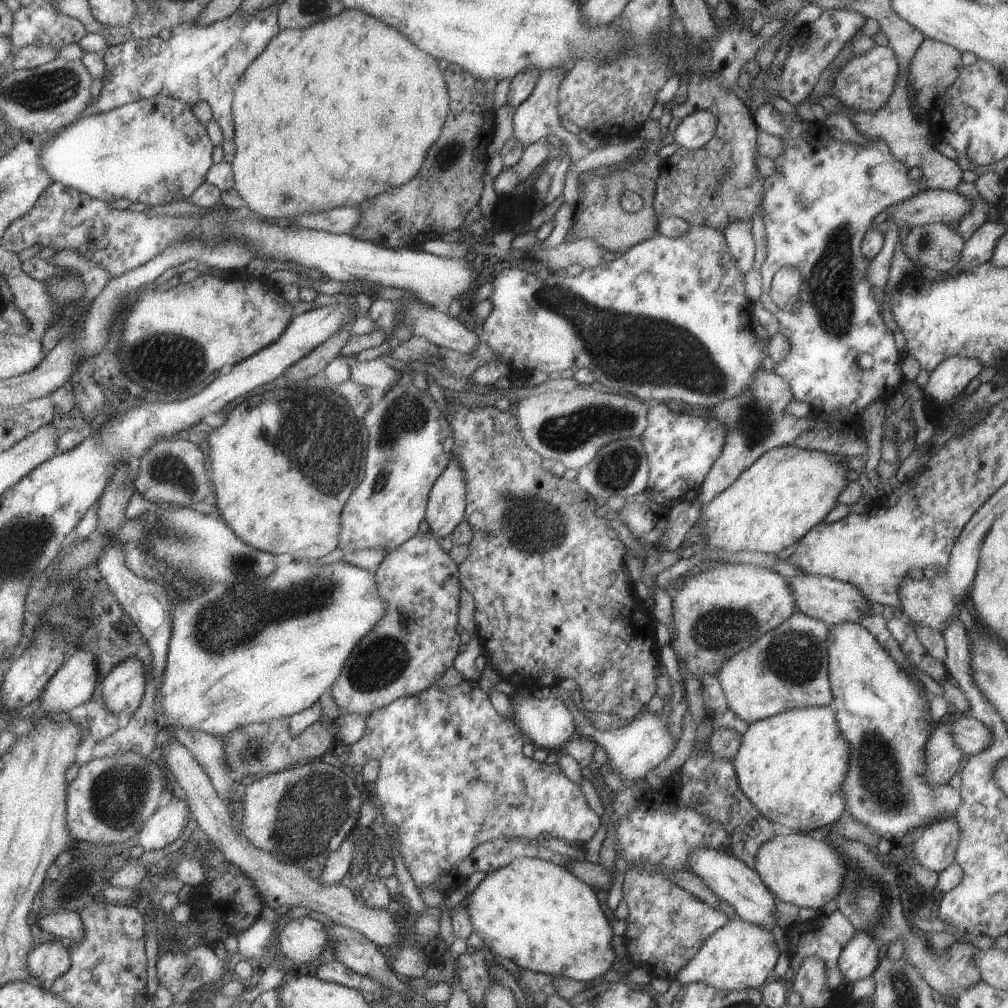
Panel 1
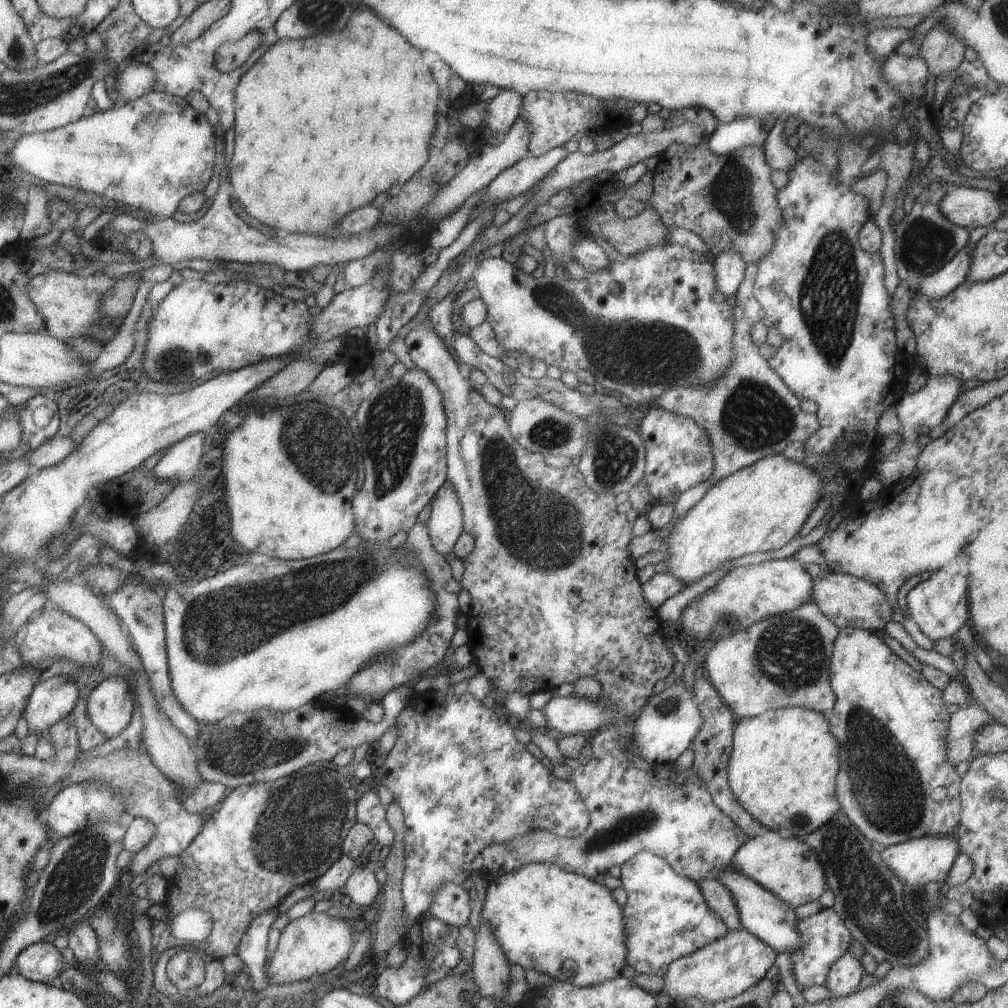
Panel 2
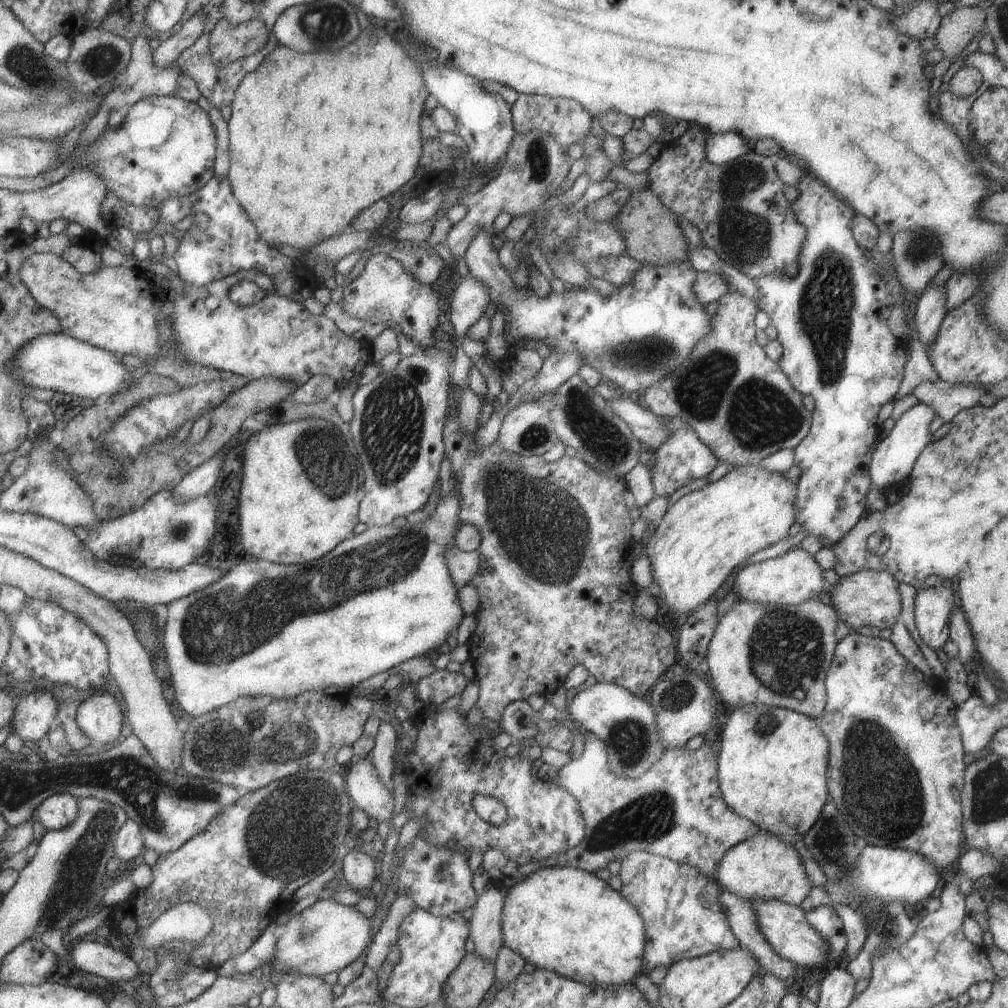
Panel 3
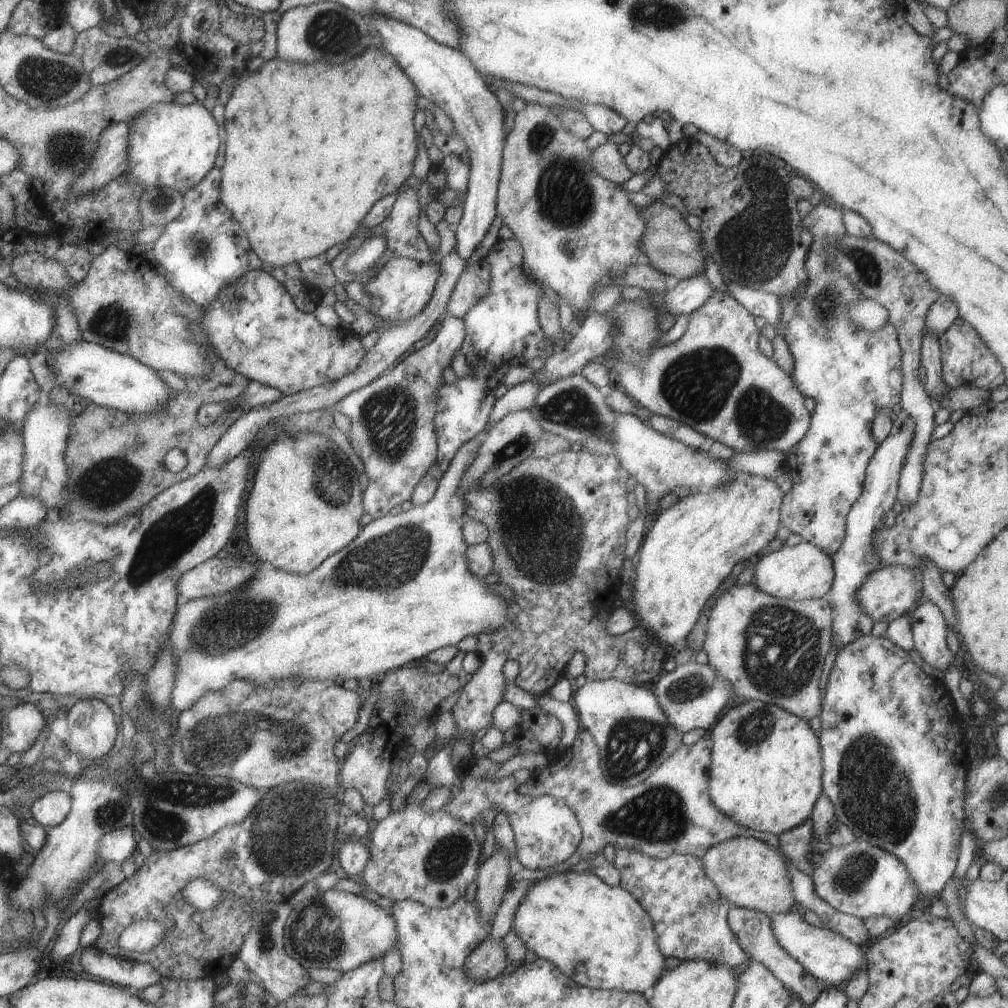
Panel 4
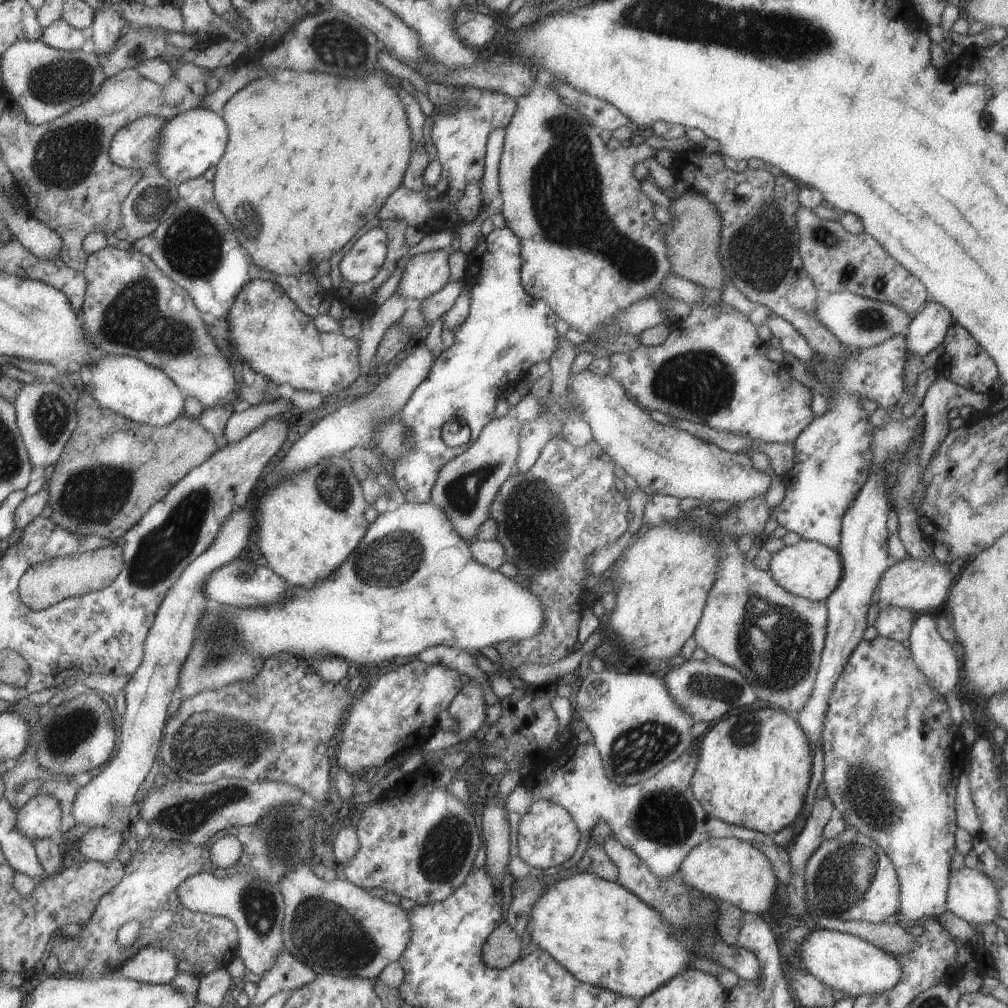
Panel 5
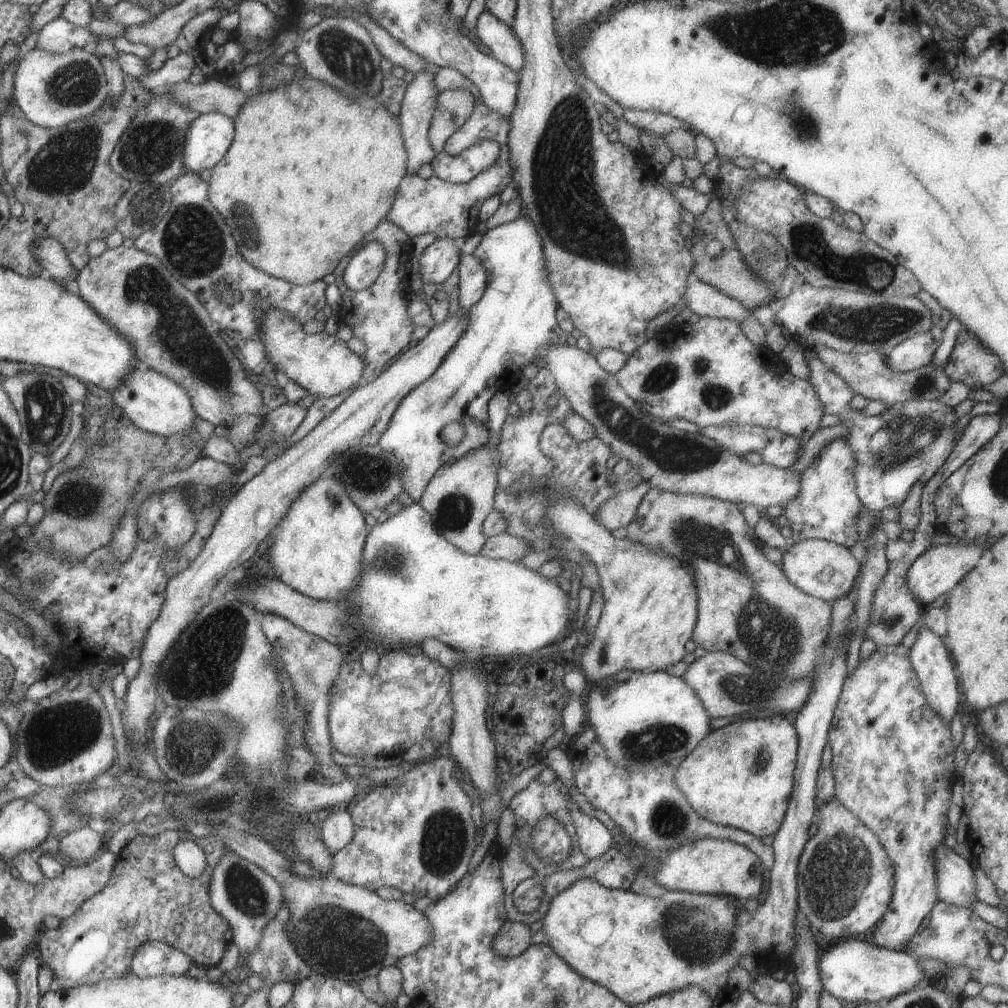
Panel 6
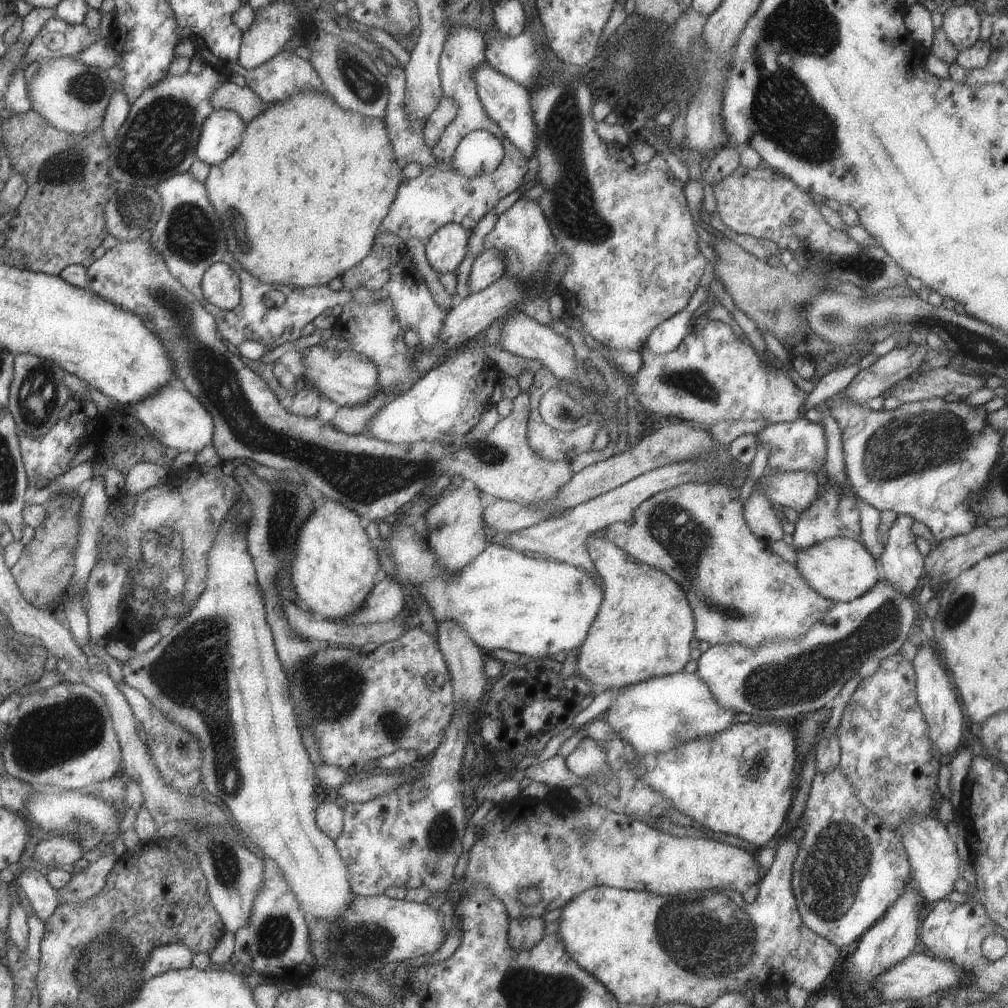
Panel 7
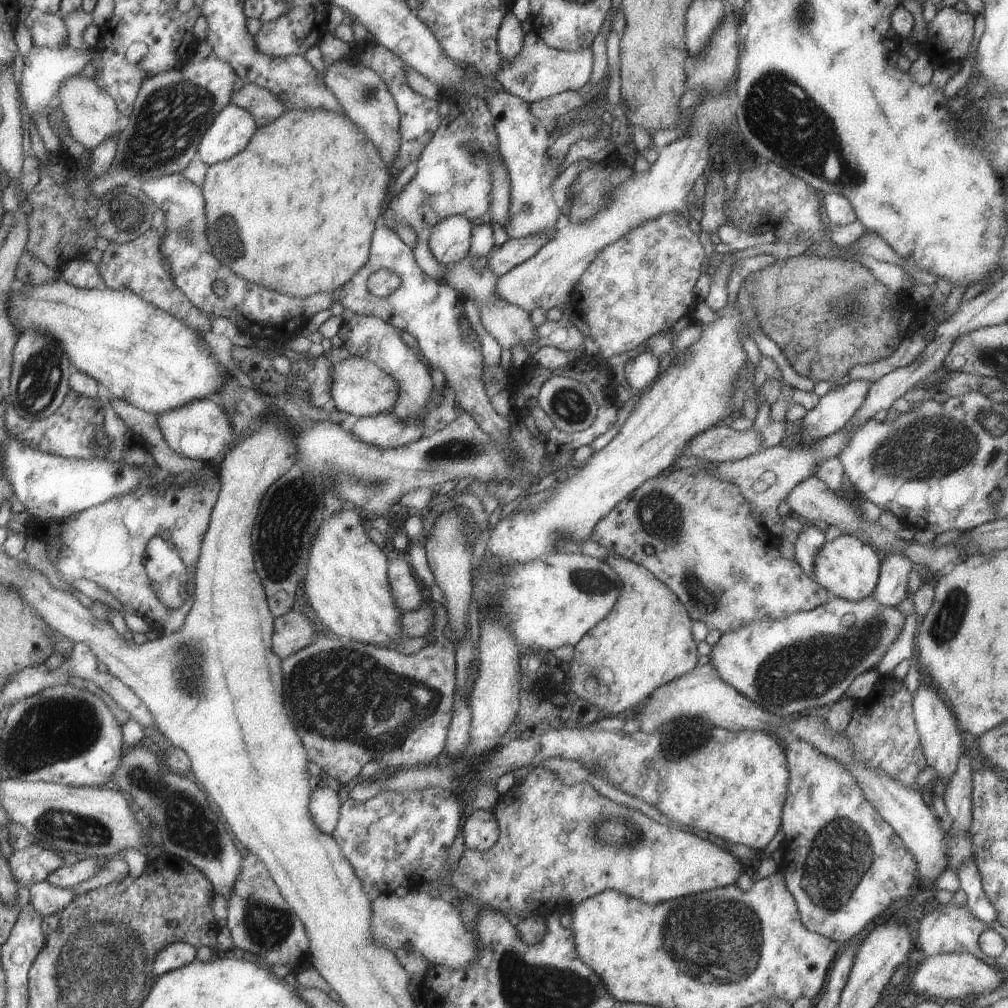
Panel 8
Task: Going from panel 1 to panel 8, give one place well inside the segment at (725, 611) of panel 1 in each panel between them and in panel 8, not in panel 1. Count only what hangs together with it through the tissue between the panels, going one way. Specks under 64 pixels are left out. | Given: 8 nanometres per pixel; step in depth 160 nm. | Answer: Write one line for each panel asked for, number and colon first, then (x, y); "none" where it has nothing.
2: (745, 595)
3: (793, 578)
4: (799, 572)
5: (808, 569)
6: (824, 570)
7: (839, 569)
8: (846, 567)

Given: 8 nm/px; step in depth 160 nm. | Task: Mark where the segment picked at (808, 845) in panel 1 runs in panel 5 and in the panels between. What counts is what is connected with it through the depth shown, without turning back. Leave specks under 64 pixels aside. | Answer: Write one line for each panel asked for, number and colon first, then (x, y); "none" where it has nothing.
2: (783, 864)
3: (763, 867)
4: (748, 873)
5: (736, 871)

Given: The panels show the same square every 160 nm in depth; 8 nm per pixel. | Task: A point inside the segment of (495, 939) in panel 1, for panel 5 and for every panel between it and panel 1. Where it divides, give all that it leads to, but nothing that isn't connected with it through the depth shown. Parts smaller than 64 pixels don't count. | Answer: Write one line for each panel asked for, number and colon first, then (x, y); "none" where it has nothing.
2: (564, 925)
3: (565, 920)
4: (599, 936)
5: (603, 935)

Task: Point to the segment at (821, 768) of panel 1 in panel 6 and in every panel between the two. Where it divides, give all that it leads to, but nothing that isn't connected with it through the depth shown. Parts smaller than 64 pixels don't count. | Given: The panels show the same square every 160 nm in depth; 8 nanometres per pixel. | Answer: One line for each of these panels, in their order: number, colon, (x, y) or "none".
2: (782, 769)
3: (771, 764)
4: (765, 768)
5: (754, 765)
6: (741, 775)

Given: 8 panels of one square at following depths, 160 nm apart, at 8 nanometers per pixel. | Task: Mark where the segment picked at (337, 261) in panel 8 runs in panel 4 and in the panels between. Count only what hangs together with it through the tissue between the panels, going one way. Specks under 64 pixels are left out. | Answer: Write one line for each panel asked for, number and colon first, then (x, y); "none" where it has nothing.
4: (309, 148)
5: (309, 159)
6: (318, 169)
7: (301, 198)

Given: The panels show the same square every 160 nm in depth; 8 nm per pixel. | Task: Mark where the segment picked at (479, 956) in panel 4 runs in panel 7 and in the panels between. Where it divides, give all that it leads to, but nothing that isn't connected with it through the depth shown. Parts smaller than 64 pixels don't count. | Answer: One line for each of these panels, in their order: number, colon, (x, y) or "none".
5: (501, 947)
6: (512, 938)
7: (523, 933)

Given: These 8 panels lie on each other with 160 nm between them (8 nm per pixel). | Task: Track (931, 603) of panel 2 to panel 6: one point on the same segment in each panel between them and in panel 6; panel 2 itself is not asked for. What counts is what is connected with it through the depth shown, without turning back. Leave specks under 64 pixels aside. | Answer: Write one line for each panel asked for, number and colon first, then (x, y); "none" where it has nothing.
3: (933, 605)
4: (929, 632)
5: (934, 656)
6: (930, 659)

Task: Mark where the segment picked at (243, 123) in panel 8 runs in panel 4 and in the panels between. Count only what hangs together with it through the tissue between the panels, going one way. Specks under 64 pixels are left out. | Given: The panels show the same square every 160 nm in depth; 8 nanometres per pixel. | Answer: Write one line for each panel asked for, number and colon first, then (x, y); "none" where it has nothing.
4: (173, 146)
5: (190, 142)
6: (207, 138)
7: (221, 130)

